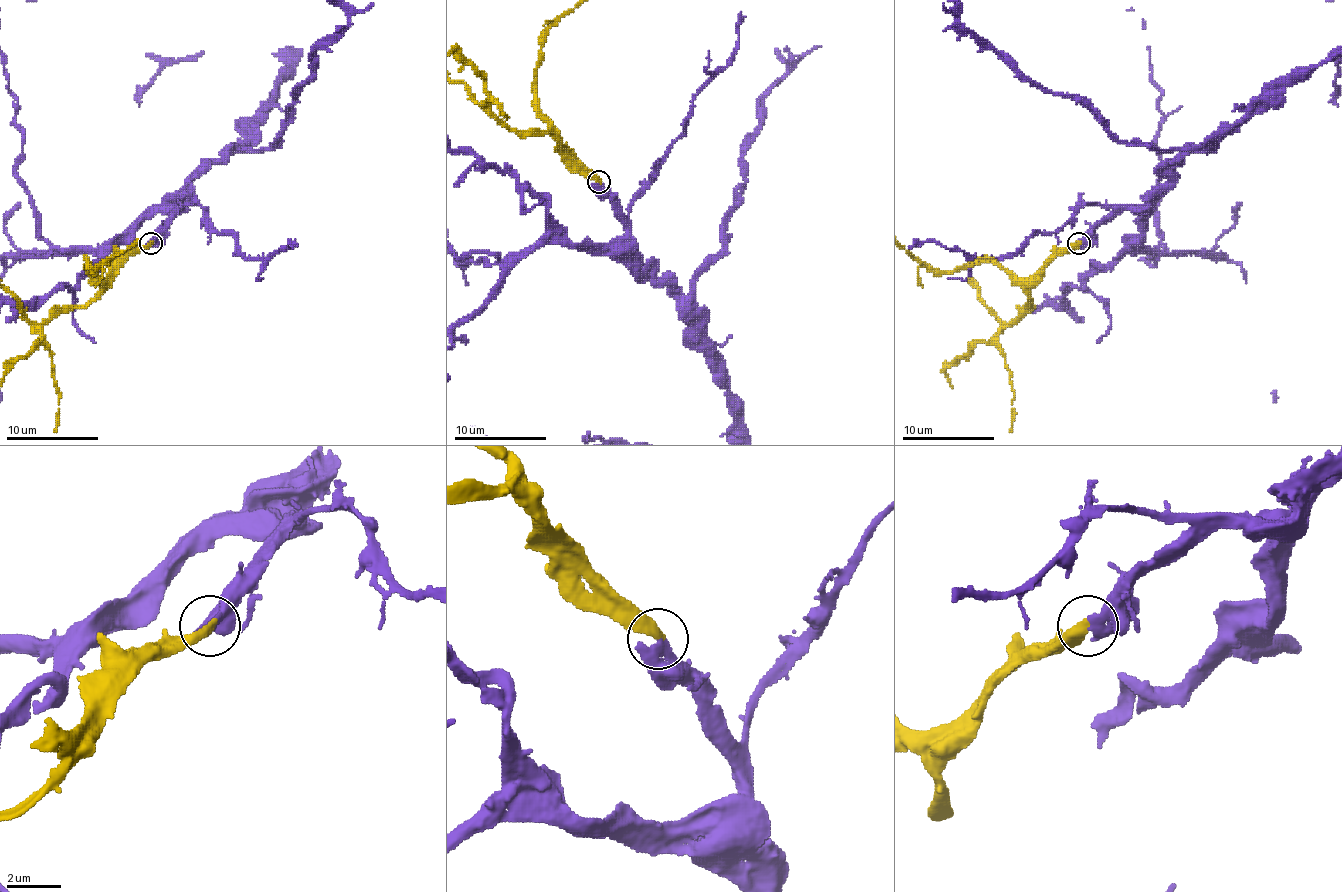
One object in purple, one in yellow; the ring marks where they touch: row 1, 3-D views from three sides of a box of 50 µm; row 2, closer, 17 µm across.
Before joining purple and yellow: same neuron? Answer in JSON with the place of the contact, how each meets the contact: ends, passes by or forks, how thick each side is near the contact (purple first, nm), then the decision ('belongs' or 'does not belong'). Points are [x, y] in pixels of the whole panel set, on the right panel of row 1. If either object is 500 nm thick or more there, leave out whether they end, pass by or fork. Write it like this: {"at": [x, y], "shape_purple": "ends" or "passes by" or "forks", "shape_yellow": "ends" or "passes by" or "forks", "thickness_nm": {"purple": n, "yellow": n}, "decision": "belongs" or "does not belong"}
{"at": [1079, 243], "shape_purple": "ends", "shape_yellow": "ends", "thickness_nm": {"purple": 480, "yellow": 400}, "decision": "belongs"}

